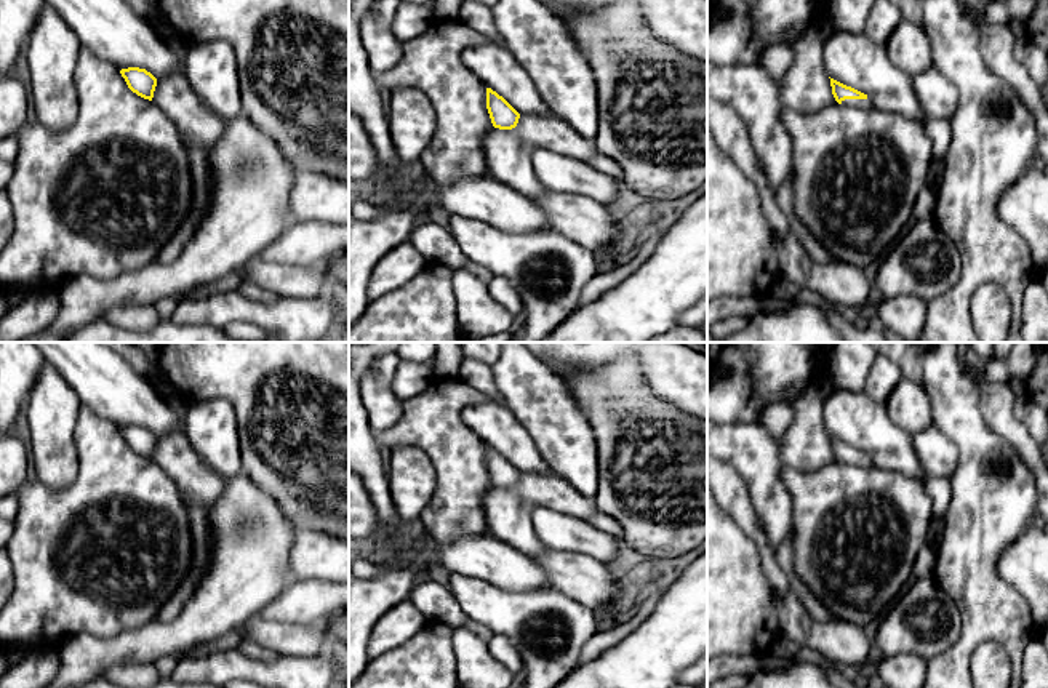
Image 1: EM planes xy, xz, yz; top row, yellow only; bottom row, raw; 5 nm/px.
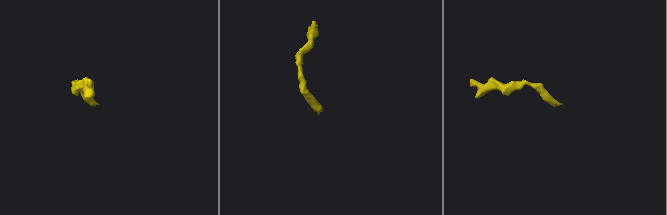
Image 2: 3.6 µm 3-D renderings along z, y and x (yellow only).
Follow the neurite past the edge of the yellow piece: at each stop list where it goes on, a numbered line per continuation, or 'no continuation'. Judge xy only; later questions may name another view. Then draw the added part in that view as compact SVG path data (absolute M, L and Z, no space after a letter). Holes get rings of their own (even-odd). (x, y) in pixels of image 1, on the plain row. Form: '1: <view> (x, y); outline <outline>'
no continuation

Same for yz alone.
1: yz (856, 461); outline M869 456L867 458L845 458L845 459L842 459L842 462L853 464L858 467L874 466Z

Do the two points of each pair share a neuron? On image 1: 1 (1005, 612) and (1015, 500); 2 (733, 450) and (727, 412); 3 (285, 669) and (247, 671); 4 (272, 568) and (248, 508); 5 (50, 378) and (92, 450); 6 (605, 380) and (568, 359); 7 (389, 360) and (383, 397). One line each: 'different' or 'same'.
1: same
2: different
3: same
4: same
5: different
6: different
7: same

